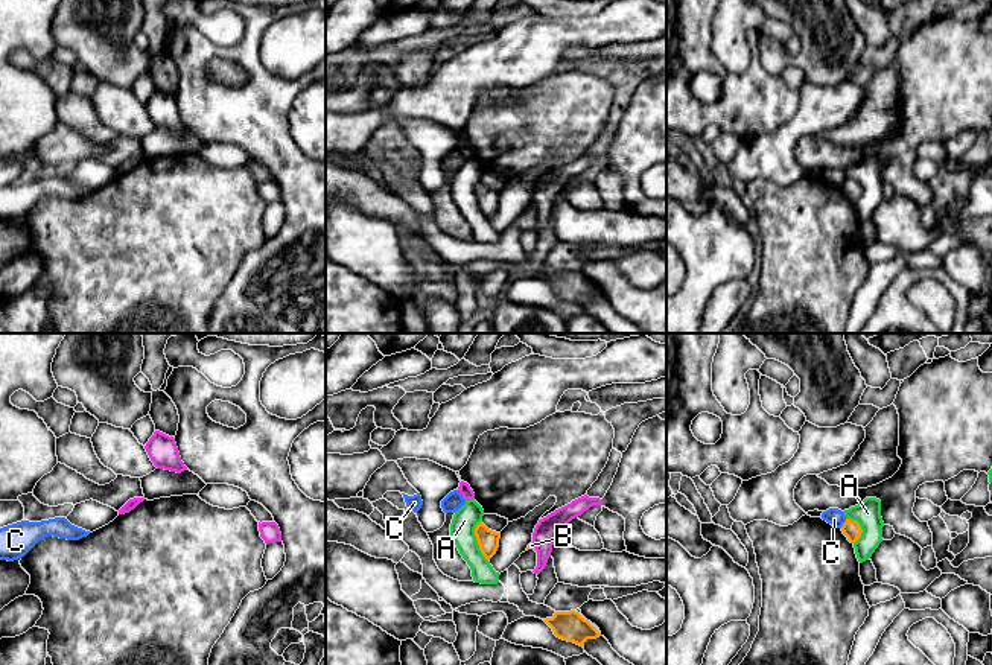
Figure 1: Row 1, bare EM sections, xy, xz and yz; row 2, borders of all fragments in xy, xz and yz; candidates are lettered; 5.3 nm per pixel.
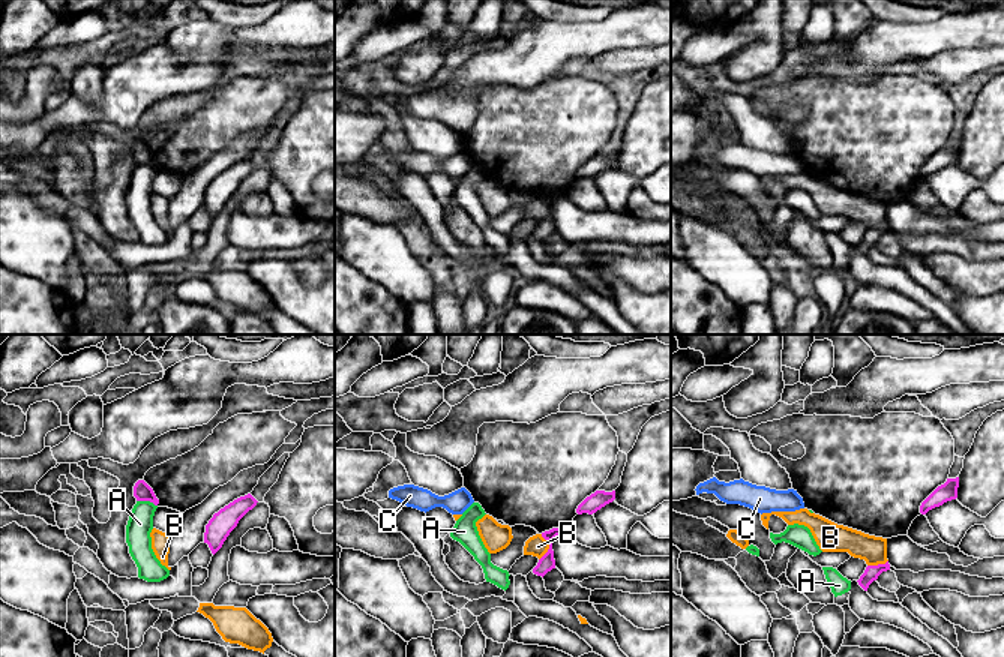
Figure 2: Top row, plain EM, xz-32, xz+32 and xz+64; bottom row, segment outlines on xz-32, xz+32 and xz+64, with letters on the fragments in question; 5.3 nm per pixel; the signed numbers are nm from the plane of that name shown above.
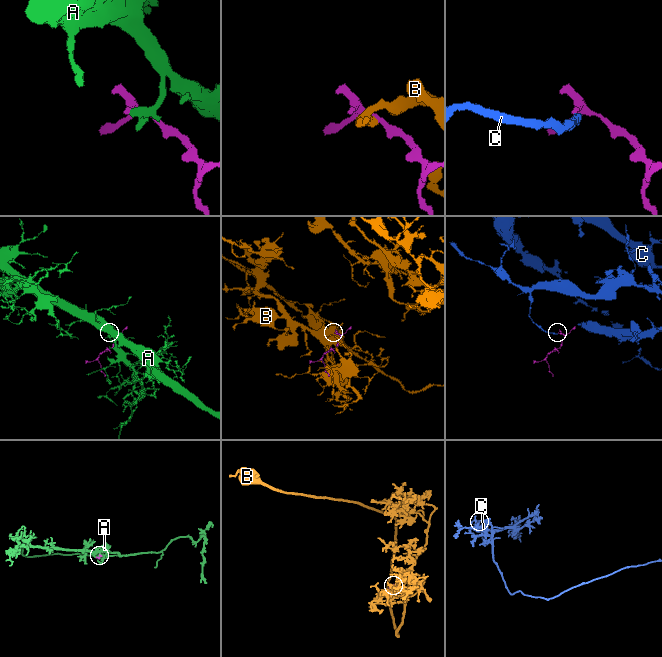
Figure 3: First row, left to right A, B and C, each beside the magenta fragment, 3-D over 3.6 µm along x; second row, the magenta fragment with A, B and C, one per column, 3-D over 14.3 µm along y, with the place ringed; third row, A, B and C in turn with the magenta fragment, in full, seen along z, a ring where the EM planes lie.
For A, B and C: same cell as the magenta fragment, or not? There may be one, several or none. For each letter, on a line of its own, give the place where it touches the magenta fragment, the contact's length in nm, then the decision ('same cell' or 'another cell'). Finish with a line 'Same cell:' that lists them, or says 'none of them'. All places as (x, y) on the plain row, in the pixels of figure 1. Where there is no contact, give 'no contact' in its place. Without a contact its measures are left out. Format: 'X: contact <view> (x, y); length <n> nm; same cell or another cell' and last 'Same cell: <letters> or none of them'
A: contact xz (469, 157); length 50 nm; another cell
B: contact xz (534, 204); length 70 nm; another cell
C: contact xz (461, 152); length 80 nm; another cell
Same cell: none of them

